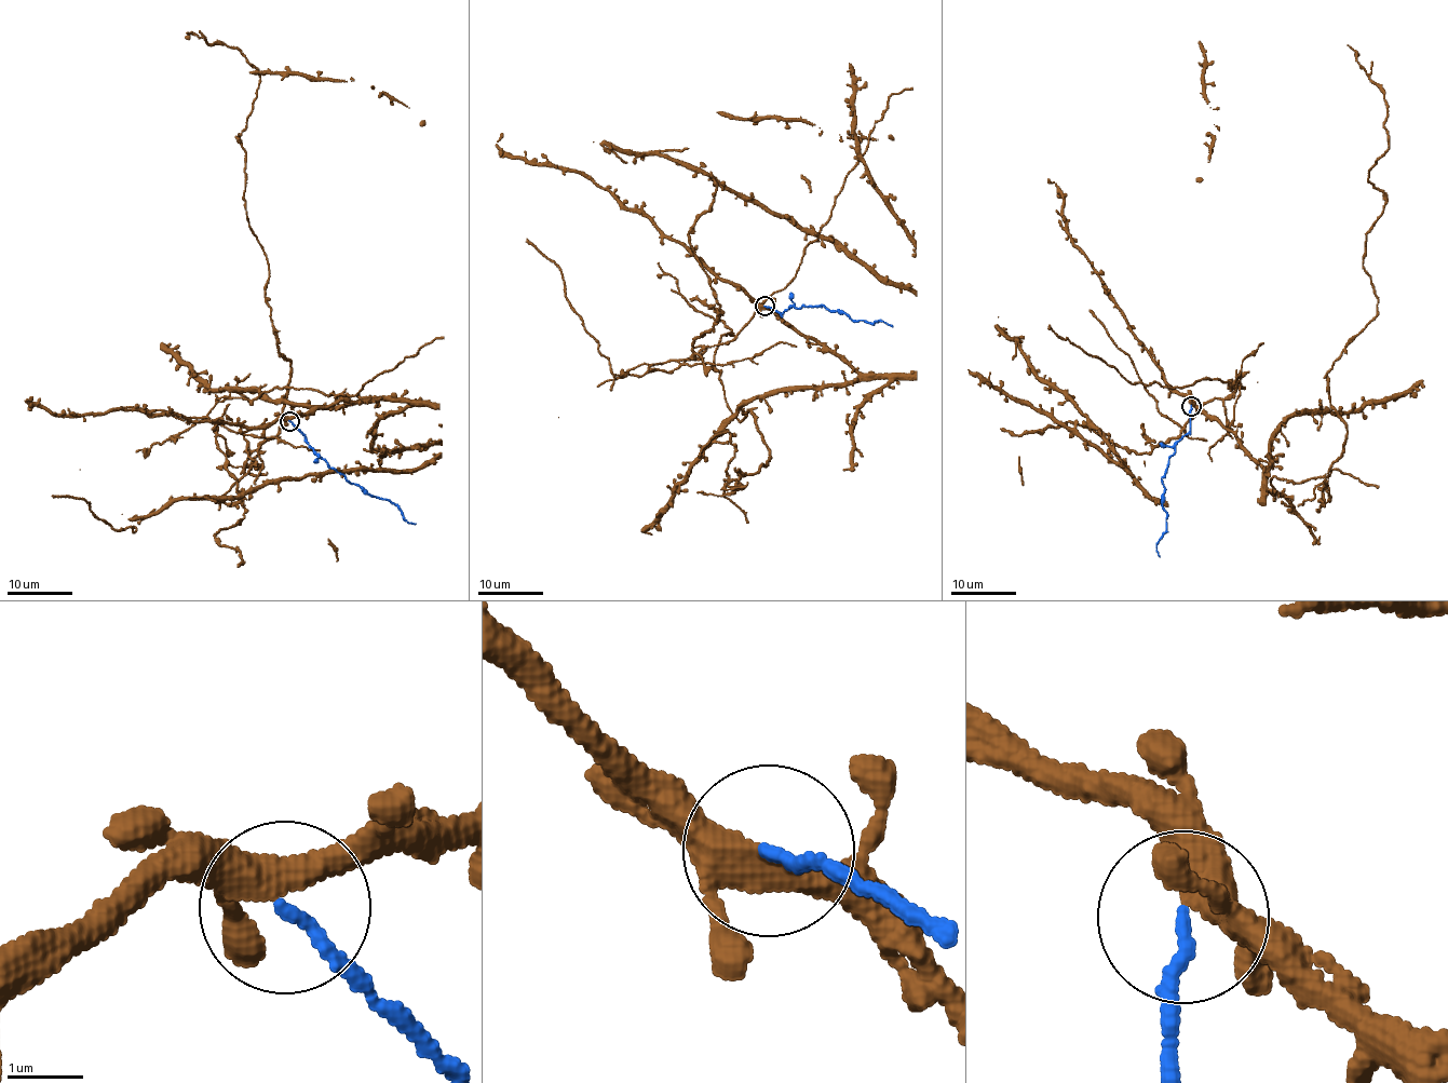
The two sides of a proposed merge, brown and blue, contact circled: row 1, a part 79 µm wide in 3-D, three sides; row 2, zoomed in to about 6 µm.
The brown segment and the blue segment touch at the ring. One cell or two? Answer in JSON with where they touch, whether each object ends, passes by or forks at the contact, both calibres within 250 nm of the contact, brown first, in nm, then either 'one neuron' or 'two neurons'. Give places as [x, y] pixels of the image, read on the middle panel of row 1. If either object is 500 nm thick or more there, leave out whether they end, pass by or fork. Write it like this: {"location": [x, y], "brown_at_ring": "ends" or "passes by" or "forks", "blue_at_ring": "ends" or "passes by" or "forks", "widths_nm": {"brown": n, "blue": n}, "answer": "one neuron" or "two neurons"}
{"location": [765, 306], "brown_at_ring": "forks", "blue_at_ring": "ends", "widths_nm": {"brown": 360, "blue": 160}, "answer": "two neurons"}

